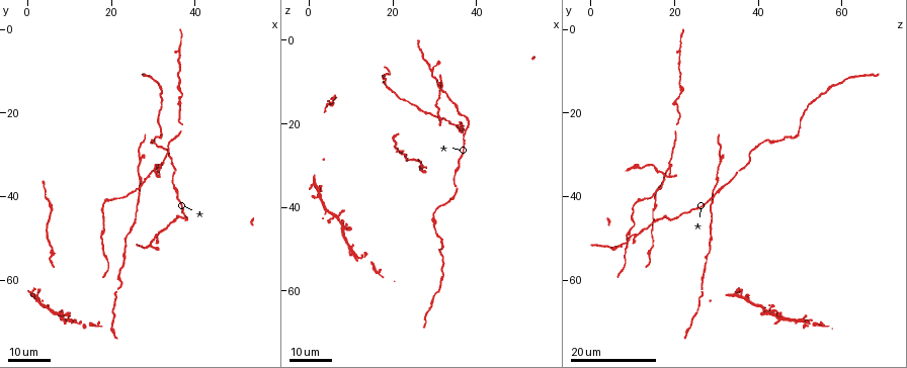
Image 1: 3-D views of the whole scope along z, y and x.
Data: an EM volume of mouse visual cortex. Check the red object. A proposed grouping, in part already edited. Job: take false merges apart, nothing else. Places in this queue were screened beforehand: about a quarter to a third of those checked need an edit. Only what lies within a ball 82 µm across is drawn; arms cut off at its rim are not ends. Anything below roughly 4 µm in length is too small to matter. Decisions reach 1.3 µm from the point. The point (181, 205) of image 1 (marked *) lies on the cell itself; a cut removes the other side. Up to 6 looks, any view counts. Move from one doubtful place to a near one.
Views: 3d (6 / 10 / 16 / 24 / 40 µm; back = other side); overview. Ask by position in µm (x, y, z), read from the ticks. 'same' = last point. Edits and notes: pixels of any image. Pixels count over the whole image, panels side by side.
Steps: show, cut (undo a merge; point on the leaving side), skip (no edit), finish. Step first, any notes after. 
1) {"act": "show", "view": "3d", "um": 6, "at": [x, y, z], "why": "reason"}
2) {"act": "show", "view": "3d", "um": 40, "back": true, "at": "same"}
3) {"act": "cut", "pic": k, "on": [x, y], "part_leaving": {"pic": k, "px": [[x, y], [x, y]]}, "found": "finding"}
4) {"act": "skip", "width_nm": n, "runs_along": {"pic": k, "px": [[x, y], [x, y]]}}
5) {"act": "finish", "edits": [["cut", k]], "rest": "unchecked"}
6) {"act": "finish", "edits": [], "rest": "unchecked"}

{"act": "show", "view": "3d", "um": 16, "at": [27.0, 36.0, 30.5]}

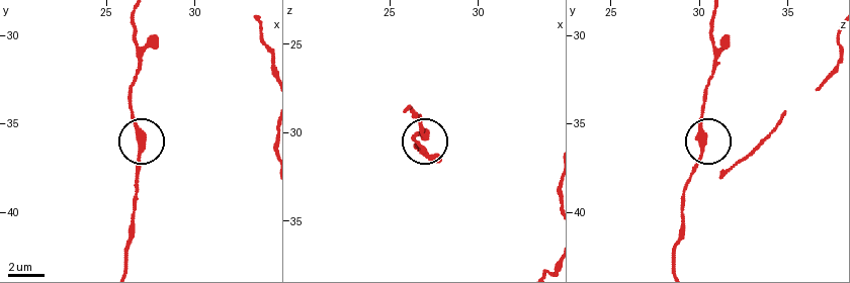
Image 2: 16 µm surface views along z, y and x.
{"act": "show", "view": "3d", "um": 10, "at": [27.1, 36.3, 30.2]}

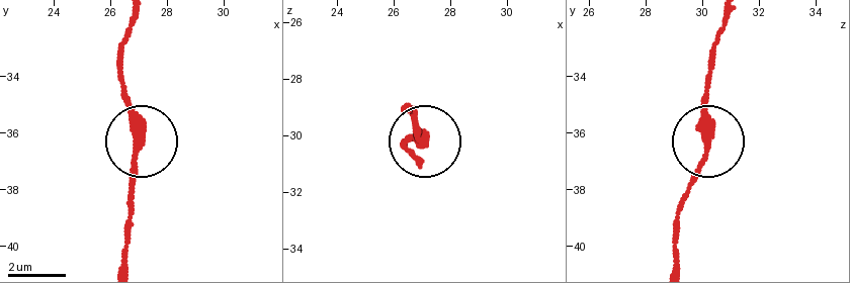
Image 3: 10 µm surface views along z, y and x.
{"act": "skip", "side_arm_um": 12, "found": "continuous, no second cell"}

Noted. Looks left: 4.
{"act": "show", "view": "3d", "um": 24, "at": [20.0, 41.0, 12.0], "why": "thick turns thin"}

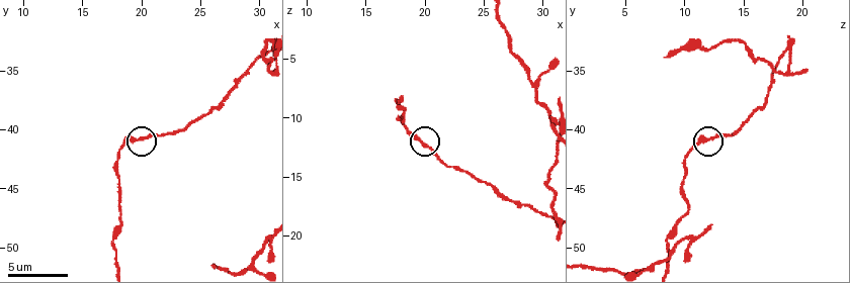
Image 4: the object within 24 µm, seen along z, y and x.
{"act": "show", "view": "3d", "um": 10, "at": [20.0, 40.8, 12.2]}

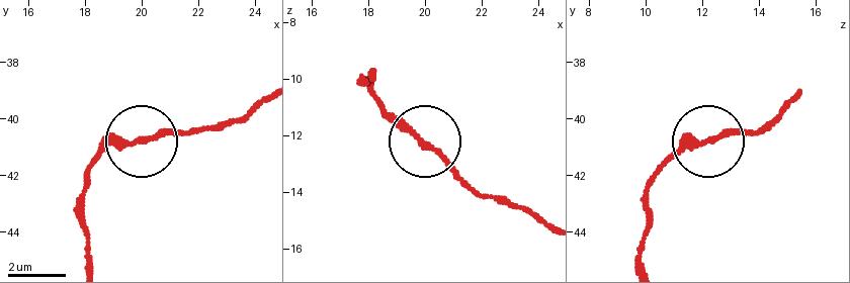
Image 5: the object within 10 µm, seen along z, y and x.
{"act": "show", "view": "3d", "um": 10, "back": true, "at": [20.2, 40.7, 12.5], "why": "other side"}

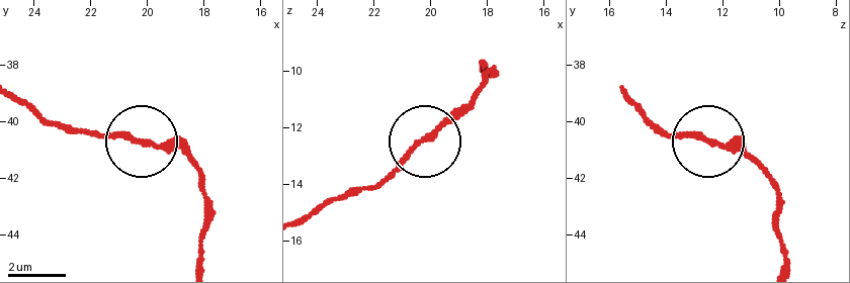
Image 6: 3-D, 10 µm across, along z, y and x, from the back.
{"act": "skip", "width_nm": 180, "found": "continuous, no second cell"}

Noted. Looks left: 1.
{"act": "finish", "edits": [], "rest": "unchecked"}

